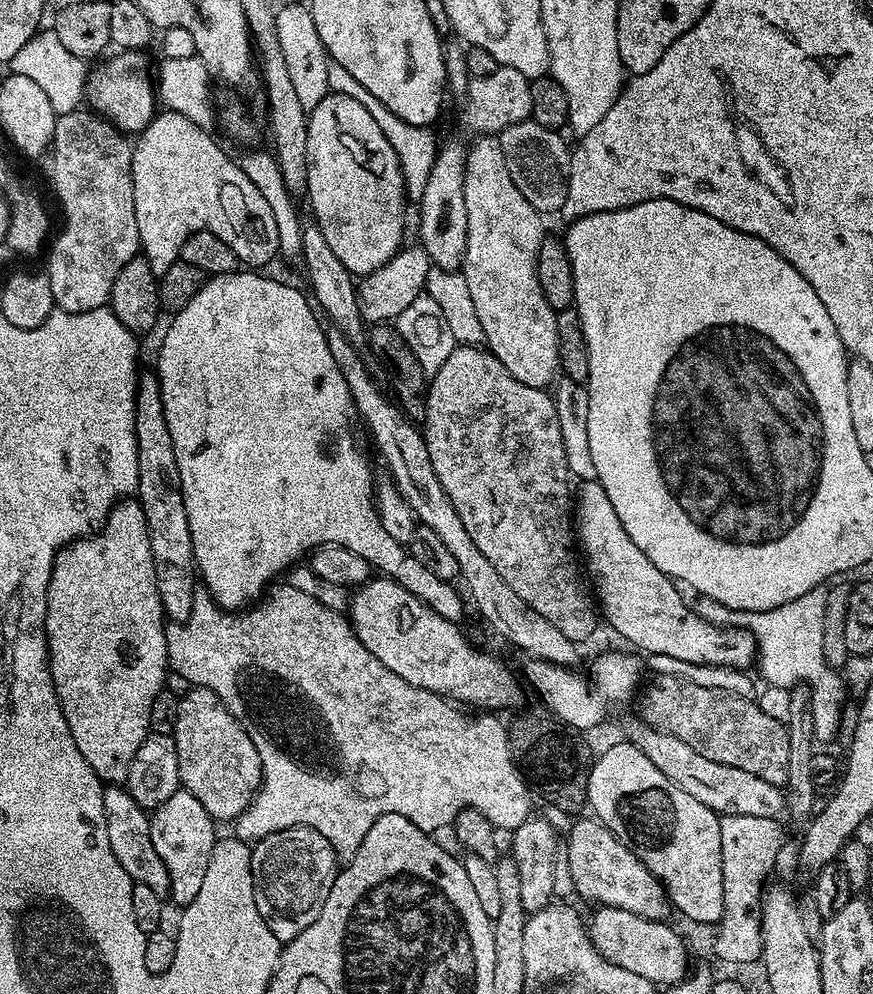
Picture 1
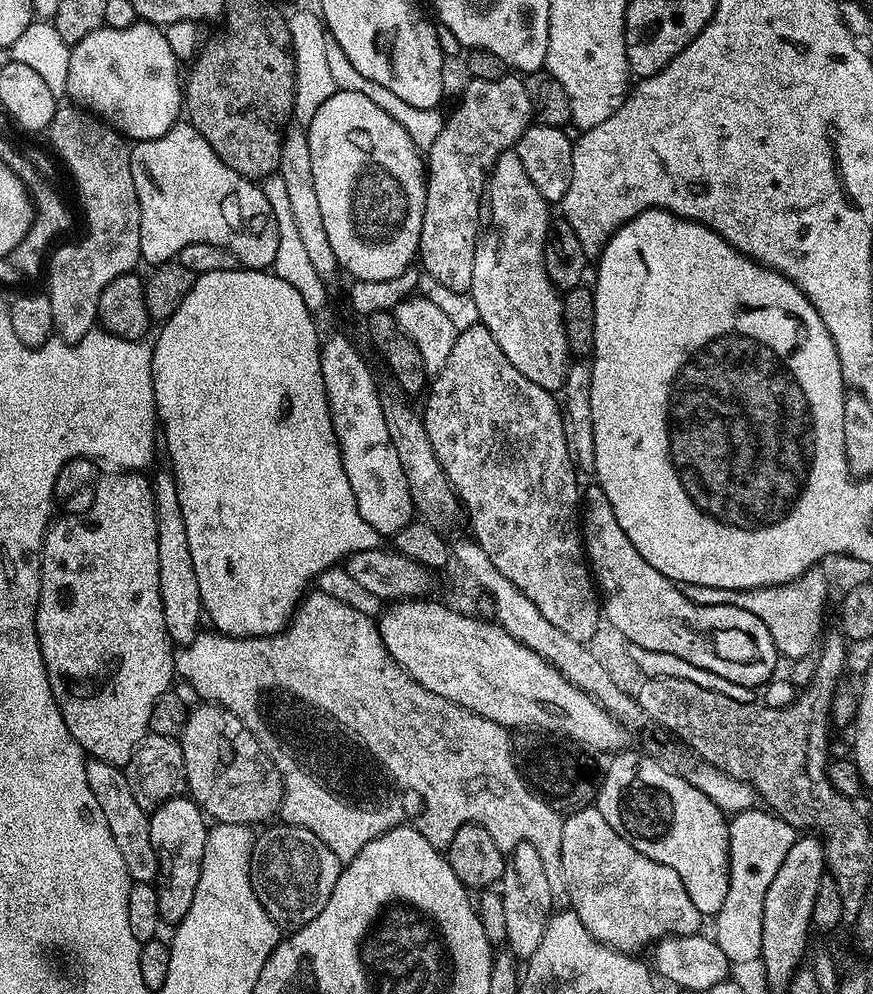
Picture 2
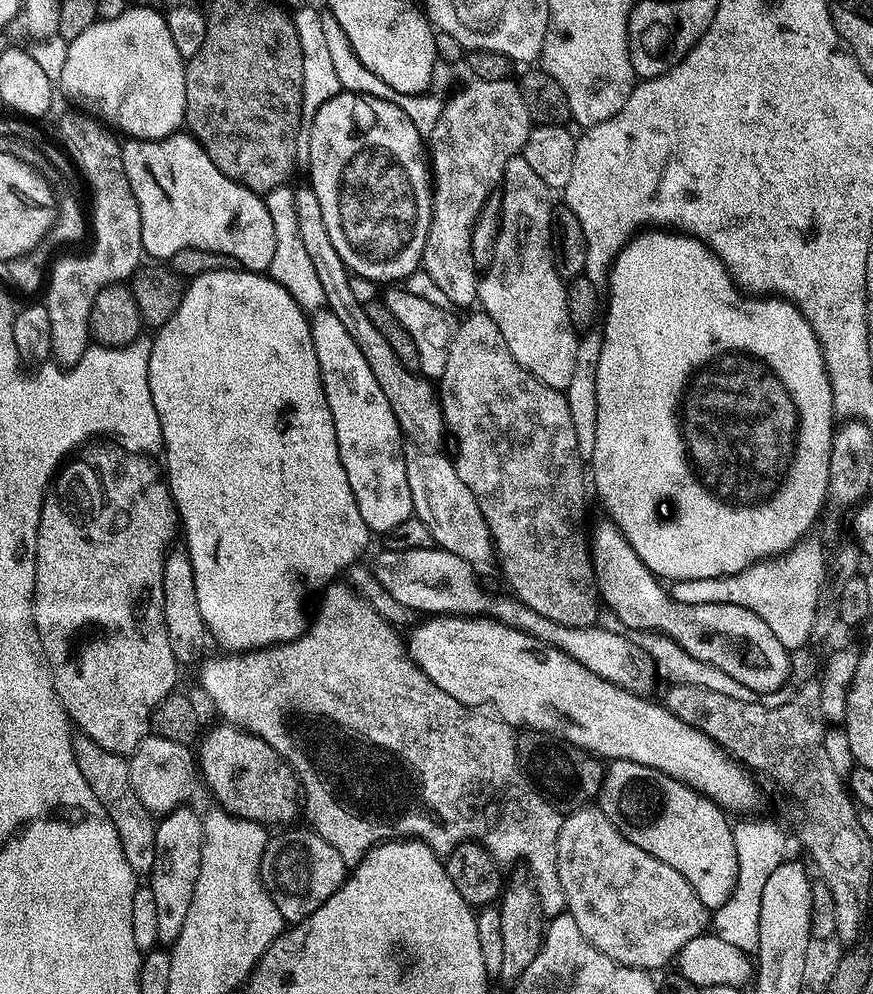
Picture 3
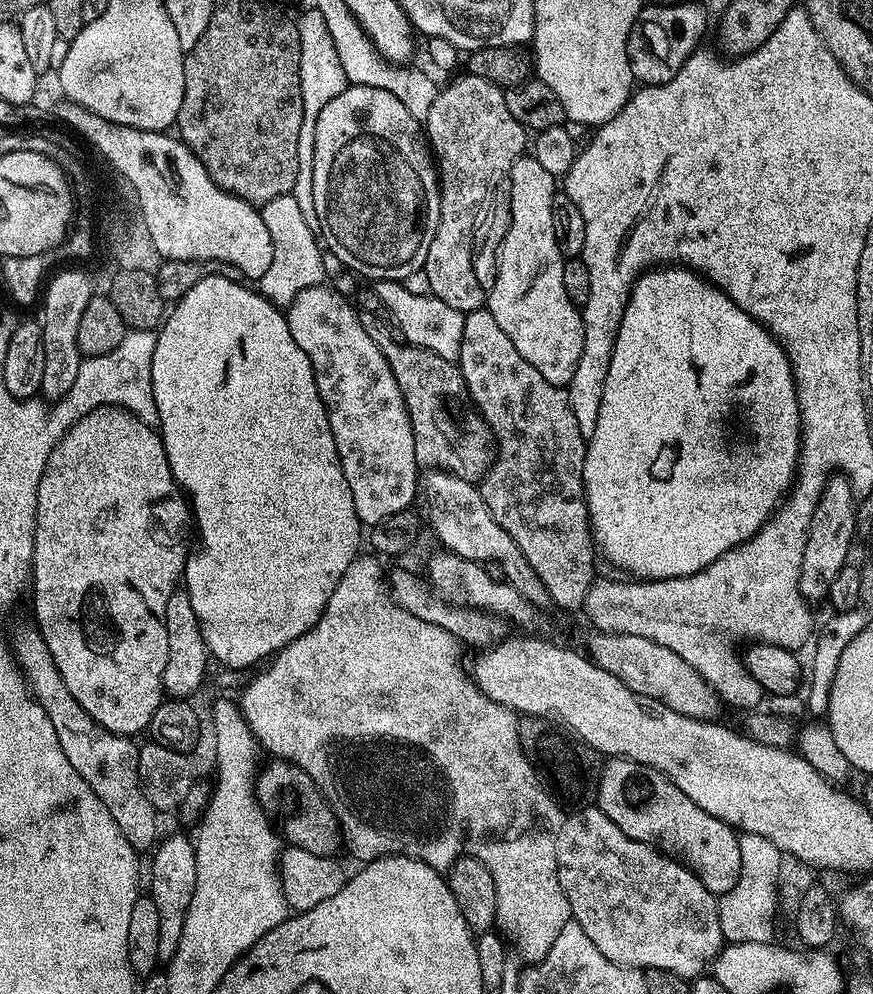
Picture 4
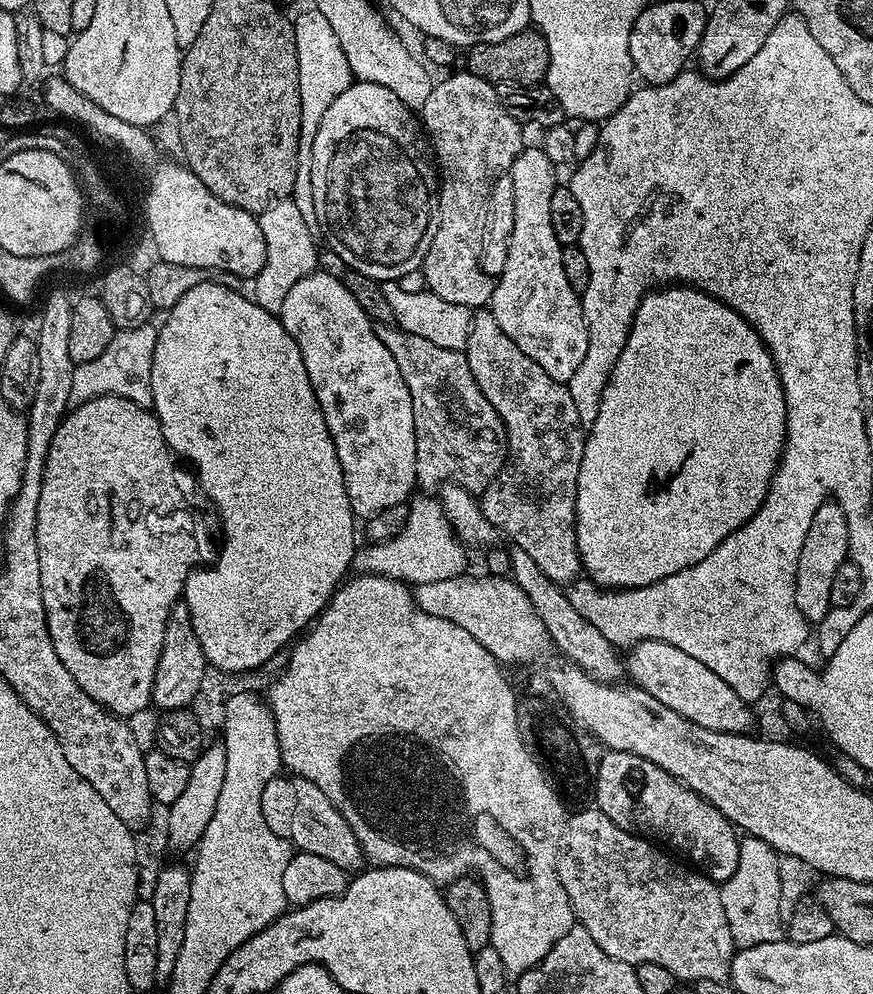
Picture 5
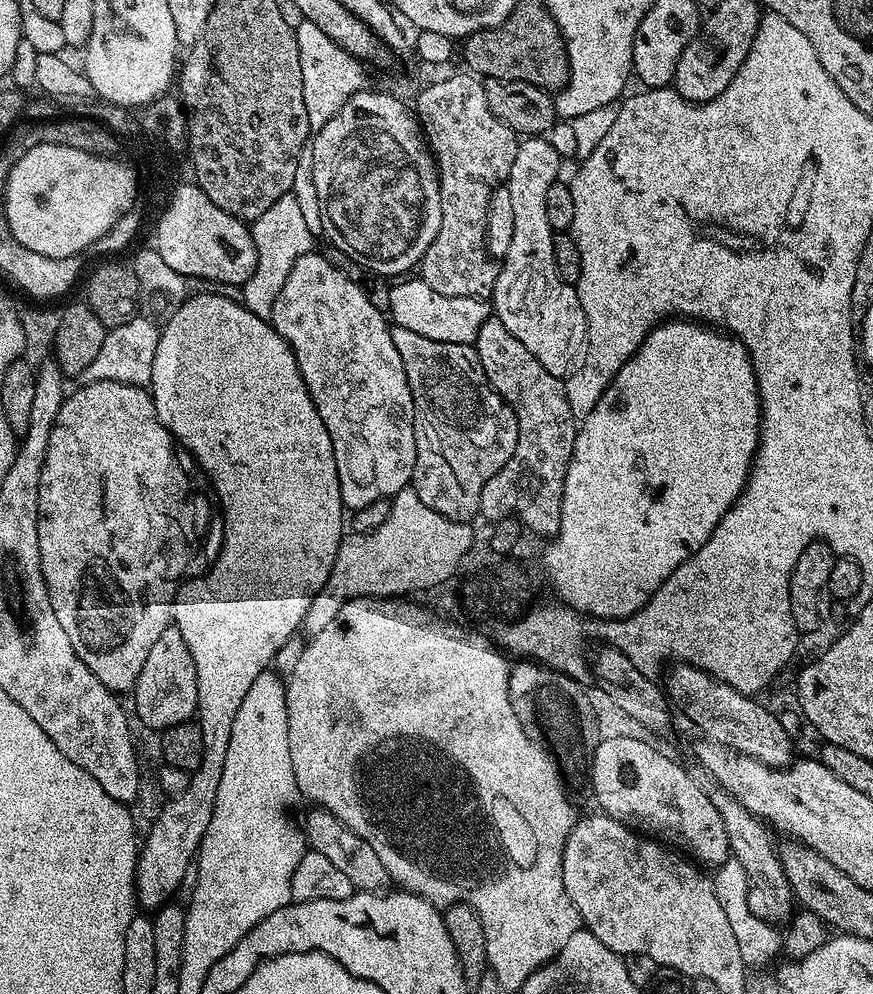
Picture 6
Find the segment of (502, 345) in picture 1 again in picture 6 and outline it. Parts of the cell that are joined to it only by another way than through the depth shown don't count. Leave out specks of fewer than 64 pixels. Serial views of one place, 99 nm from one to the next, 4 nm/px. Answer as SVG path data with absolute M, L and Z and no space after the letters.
M533 136L521 139L518 143L518 154L514 154L514 166L510 166L510 174L506 181L508 187L508 208L512 211L512 233L508 236L508 249L504 252L504 264L499 265L500 273L490 297L494 314L538 358L538 363L550 374L564 378L573 371L582 349L588 339L586 314L582 310L582 302L578 298L575 287L566 282L558 274L558 266L554 266L554 235L550 222L546 222L546 190L557 183L562 158L554 146L544 136Z

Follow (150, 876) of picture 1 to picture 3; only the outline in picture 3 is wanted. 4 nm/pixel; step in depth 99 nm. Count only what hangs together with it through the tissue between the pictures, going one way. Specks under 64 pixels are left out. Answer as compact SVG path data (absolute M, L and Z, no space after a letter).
M80 734L72 741L72 748L76 752L78 770L82 770L82 778L94 790L98 802L106 810L110 822L114 822L114 830L118 830L118 838L122 842L122 854L126 854L126 862L138 874L151 873L156 857L156 825L153 813L134 794L134 786L130 782L128 760L119 752L111 752L88 736Z

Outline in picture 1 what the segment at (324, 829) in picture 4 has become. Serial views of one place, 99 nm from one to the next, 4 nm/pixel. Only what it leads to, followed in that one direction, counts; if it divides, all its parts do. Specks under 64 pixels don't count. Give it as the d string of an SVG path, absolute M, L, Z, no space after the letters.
M192 686L188 693L179 697L178 718L172 731L172 737L178 750L178 774L183 791L194 794L202 806L212 815L217 822L235 821L236 817L243 814L256 796L256 791L264 782L262 770L262 758L258 758L258 750L254 750L254 742L250 742L250 734L230 714L230 710L209 688L197 688Z

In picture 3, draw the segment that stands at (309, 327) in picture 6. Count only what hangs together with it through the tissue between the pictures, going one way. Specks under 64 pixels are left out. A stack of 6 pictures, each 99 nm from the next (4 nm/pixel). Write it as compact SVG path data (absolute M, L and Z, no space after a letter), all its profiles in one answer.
M321 310L311 317L310 323L314 354L318 354L320 377L334 418L334 434L338 438L338 454L342 458L342 470L346 470L346 482L350 482L350 490L354 490L358 514L362 514L362 522L366 522L369 533L383 534L414 515L402 455L406 447L405 437L398 426L398 418L394 418L394 410L390 410L390 402L386 402L386 394L382 394L382 386L378 386L378 378L374 378L374 370L370 370L370 362L366 362L362 350L358 350L358 342L346 334L346 326L338 322L338 314Z

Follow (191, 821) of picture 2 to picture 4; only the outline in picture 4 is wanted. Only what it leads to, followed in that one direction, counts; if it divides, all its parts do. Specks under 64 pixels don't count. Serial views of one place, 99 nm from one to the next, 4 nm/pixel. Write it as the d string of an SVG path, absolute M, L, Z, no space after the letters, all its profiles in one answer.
M168 836L157 843L151 853L152 889L150 895L154 906L158 906L158 954L161 961L168 962L178 949L182 928L186 926L186 914L194 897L197 867L195 865L196 845L184 836Z

